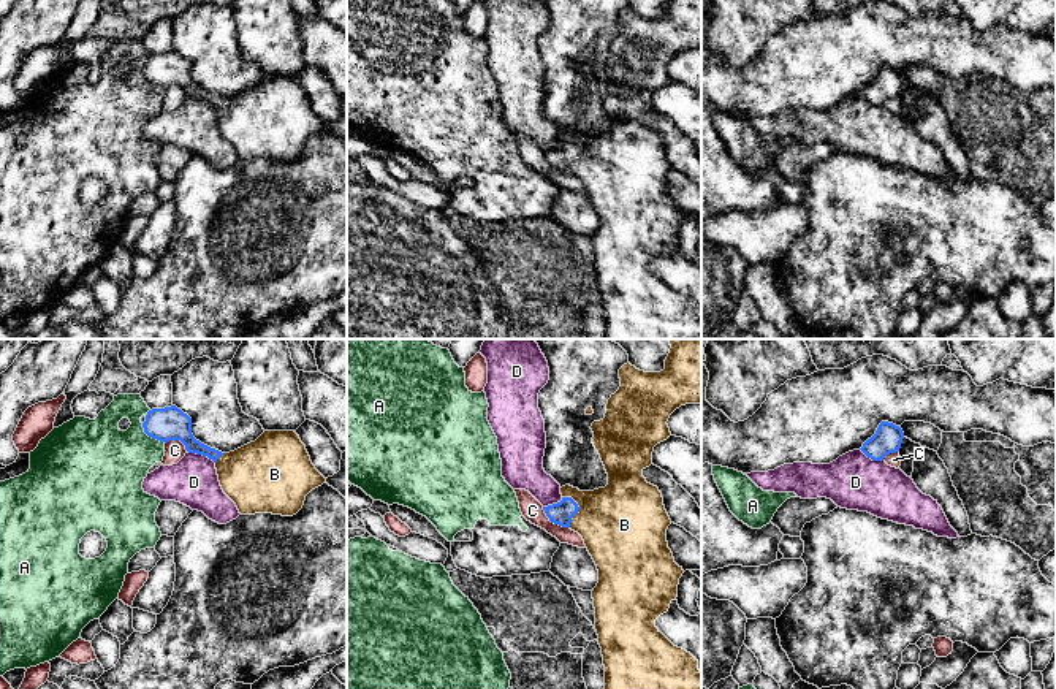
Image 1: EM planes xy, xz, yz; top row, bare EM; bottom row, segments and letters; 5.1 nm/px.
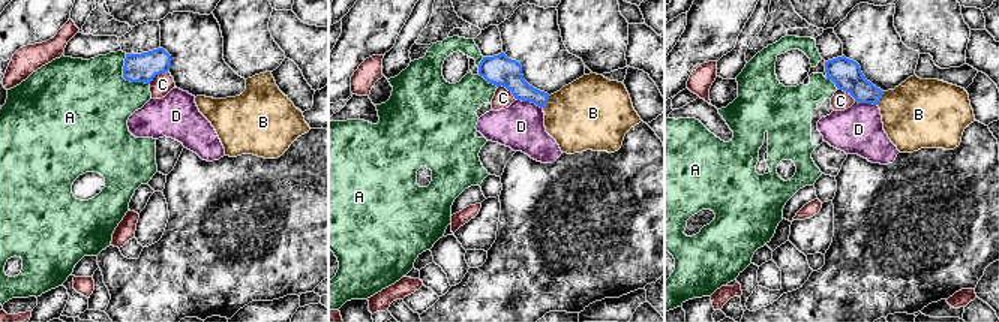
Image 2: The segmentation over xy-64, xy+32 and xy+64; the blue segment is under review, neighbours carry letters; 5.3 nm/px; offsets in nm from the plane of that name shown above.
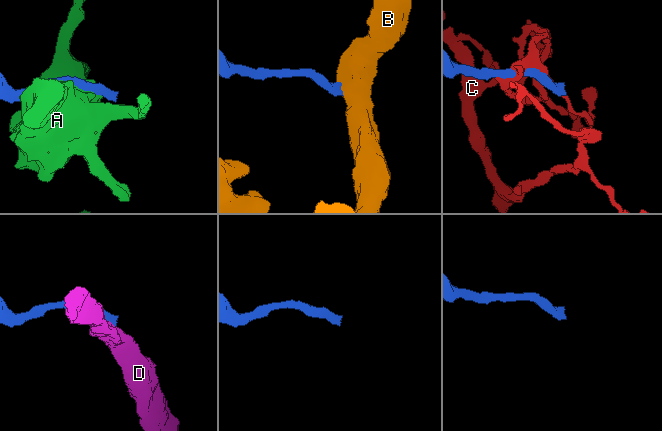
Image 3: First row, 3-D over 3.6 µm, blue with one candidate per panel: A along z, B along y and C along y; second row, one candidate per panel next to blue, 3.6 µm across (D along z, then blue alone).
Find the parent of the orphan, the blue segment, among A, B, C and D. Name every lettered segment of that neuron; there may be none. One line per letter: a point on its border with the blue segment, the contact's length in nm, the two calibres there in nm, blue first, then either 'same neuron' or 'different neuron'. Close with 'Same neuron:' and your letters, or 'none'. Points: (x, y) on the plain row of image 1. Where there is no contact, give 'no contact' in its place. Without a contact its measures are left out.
A: meets blue in xy at (151, 81); contact 160 nm long; 170 nm thick on the blue side, 360 nm on the other; different neuron
B: meets blue in xz at (578, 154); contact 170 nm long; 120 nm thick on the blue side, 440 nm on the other; same neuron
C: meets blue in xz at (553, 167); contact 180 nm long; 120 nm thick on the blue side, 110 nm on the other; different neuron
D: meets blue in xy at (201, 98); contact 160 nm long; 170 nm thick on the blue side, 260 nm on the other; different neuron
Same neuron: B

